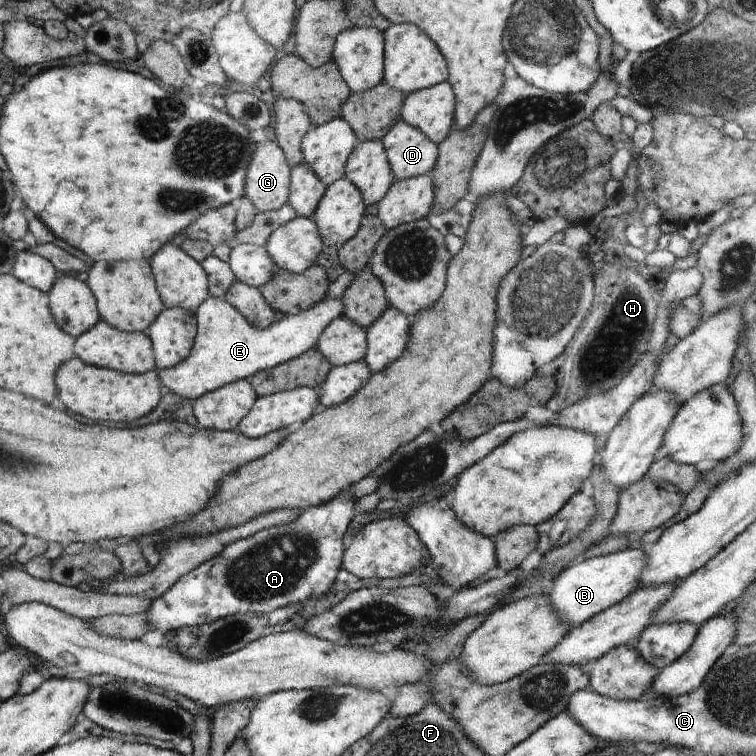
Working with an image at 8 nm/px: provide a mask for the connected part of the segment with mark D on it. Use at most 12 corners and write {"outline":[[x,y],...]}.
{"outline":[[400,119],[381,141],[395,180],[430,175],[438,147]]}

